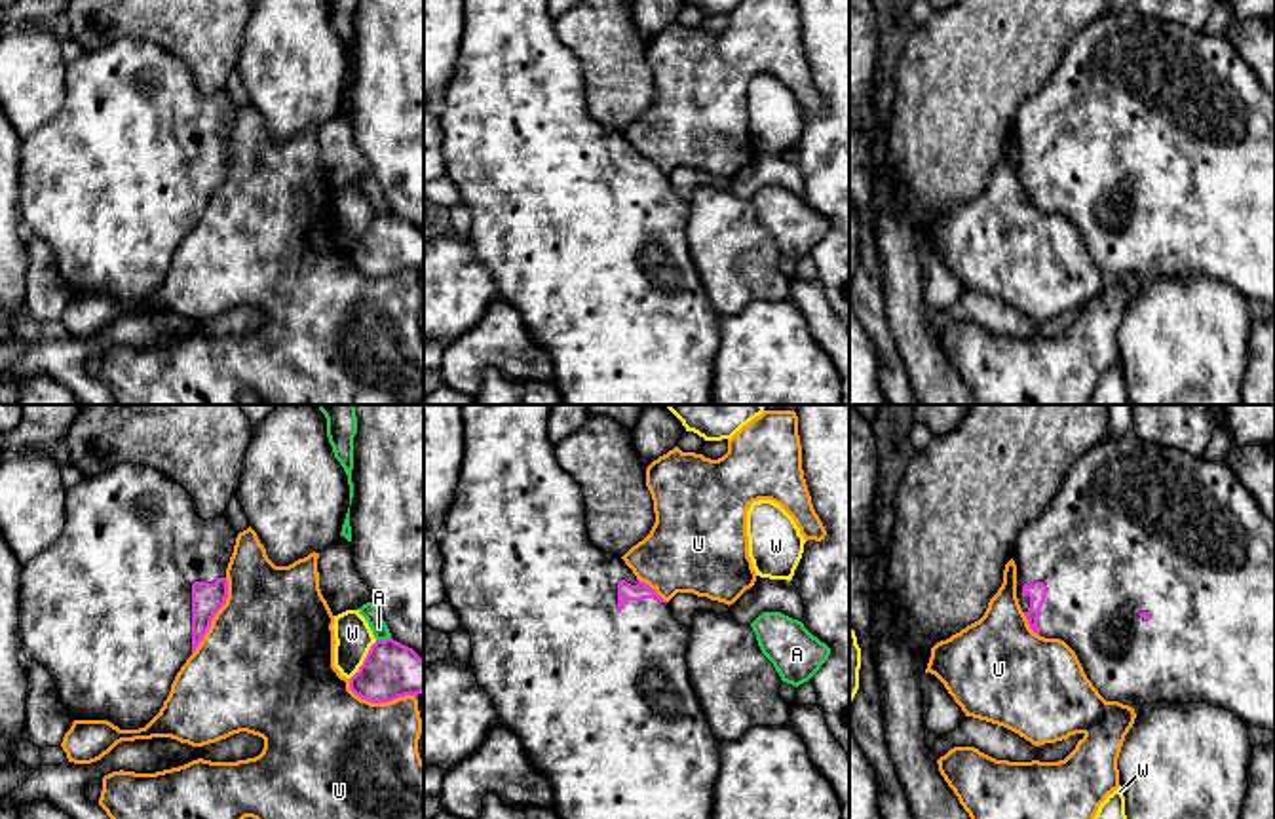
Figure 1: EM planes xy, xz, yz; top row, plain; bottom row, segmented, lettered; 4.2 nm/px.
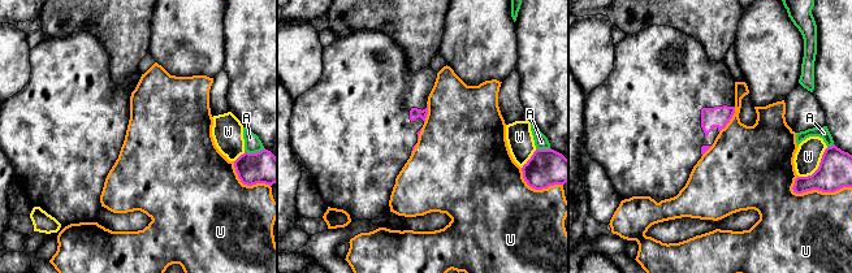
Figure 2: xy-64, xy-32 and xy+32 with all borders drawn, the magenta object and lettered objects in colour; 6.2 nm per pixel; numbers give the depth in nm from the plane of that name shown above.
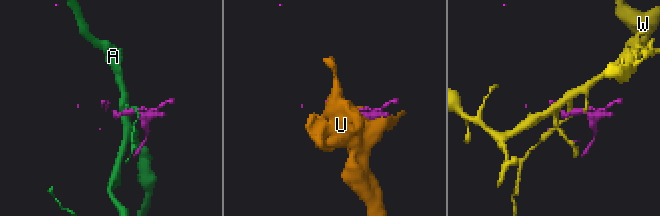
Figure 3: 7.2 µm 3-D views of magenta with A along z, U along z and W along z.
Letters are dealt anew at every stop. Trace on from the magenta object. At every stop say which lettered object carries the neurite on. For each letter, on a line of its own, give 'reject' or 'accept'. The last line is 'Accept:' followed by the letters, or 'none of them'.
A: reject
U: reject
W: reject
Accept: none of them

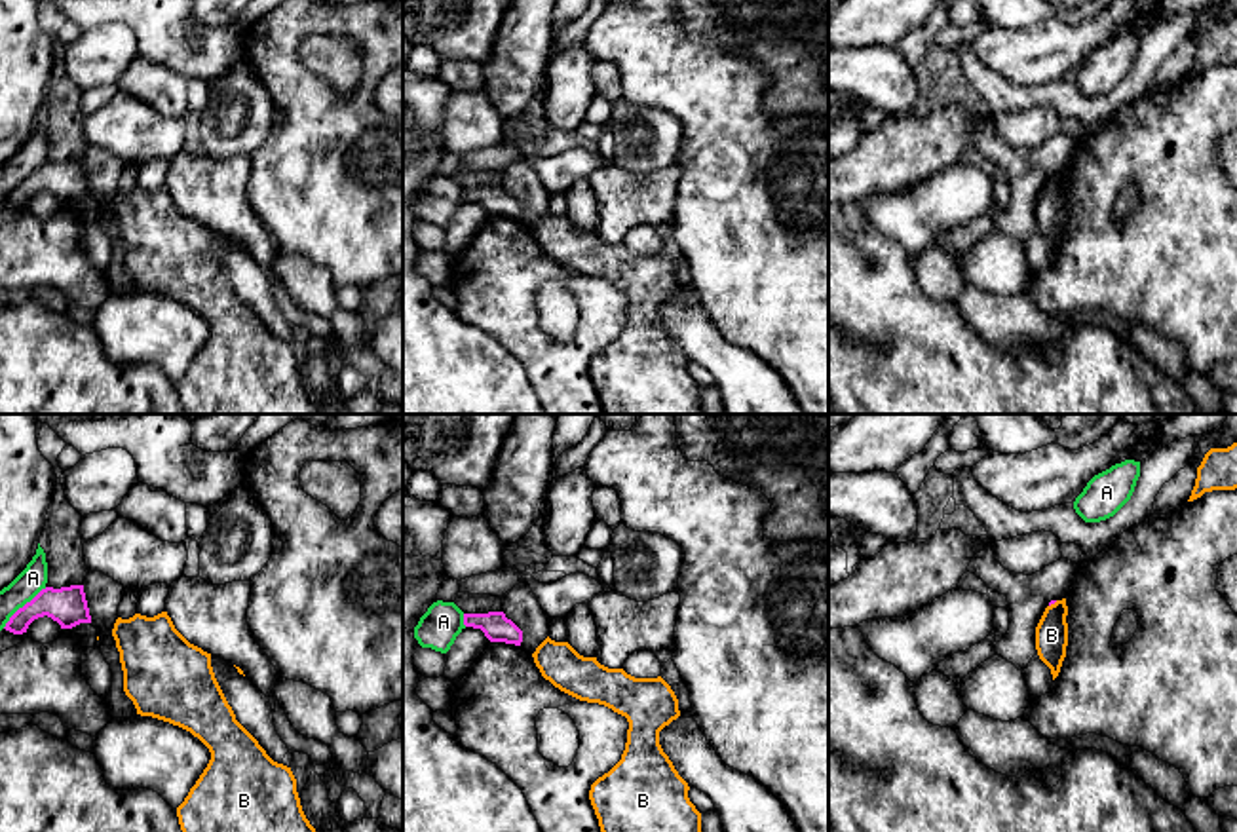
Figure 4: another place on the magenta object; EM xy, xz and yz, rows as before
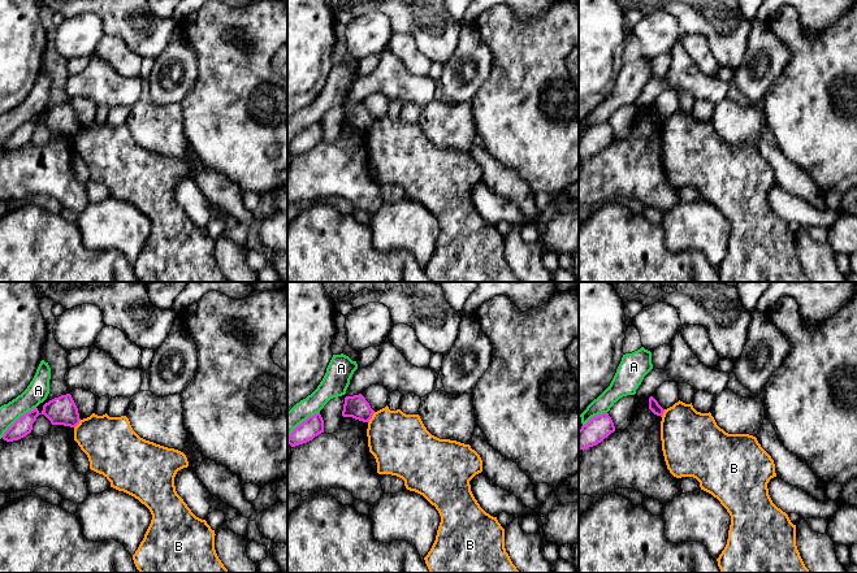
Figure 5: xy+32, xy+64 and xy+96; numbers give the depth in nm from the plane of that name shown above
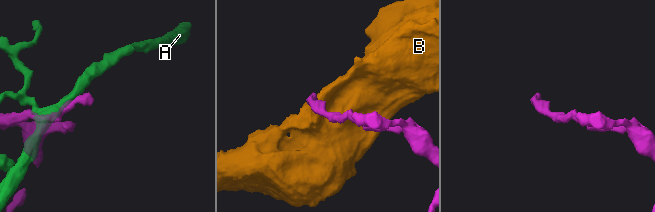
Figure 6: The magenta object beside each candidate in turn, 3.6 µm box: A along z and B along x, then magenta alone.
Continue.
A: reject
B: reject
Accept: none of them

